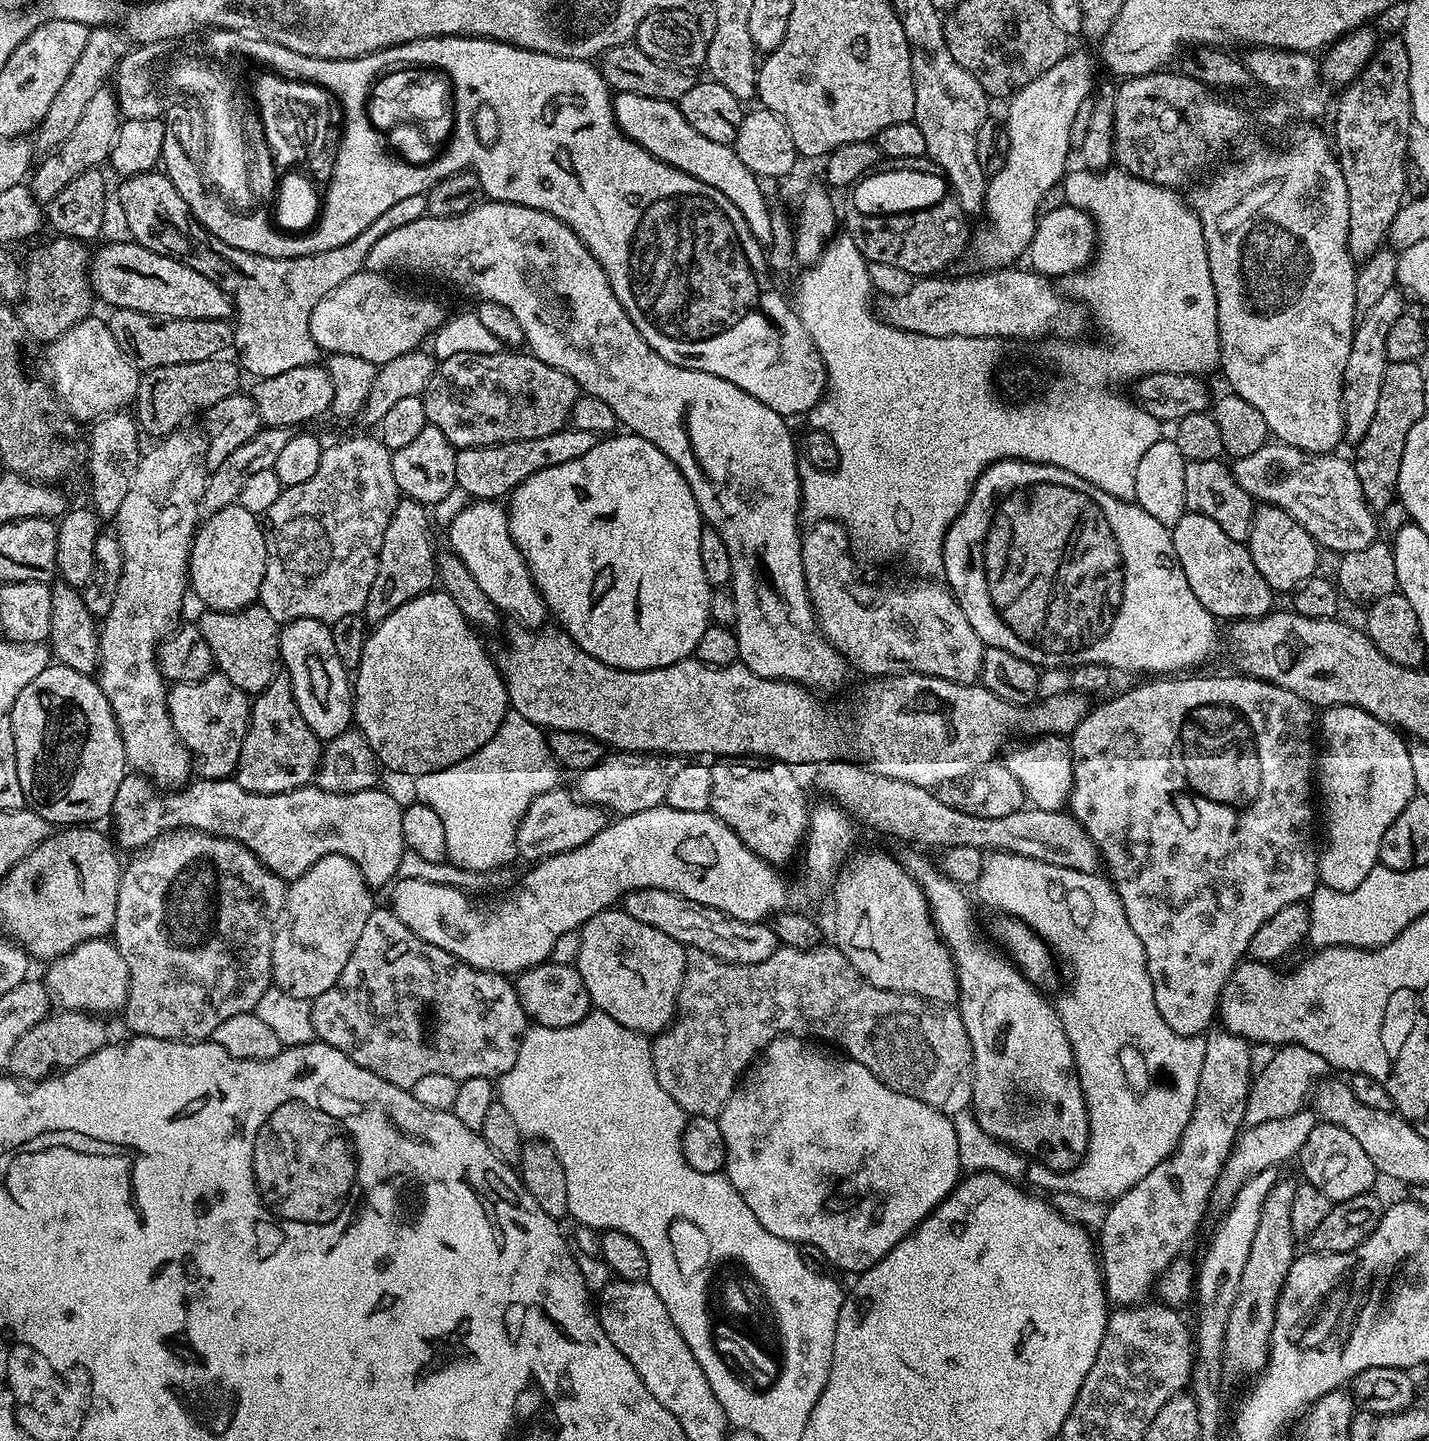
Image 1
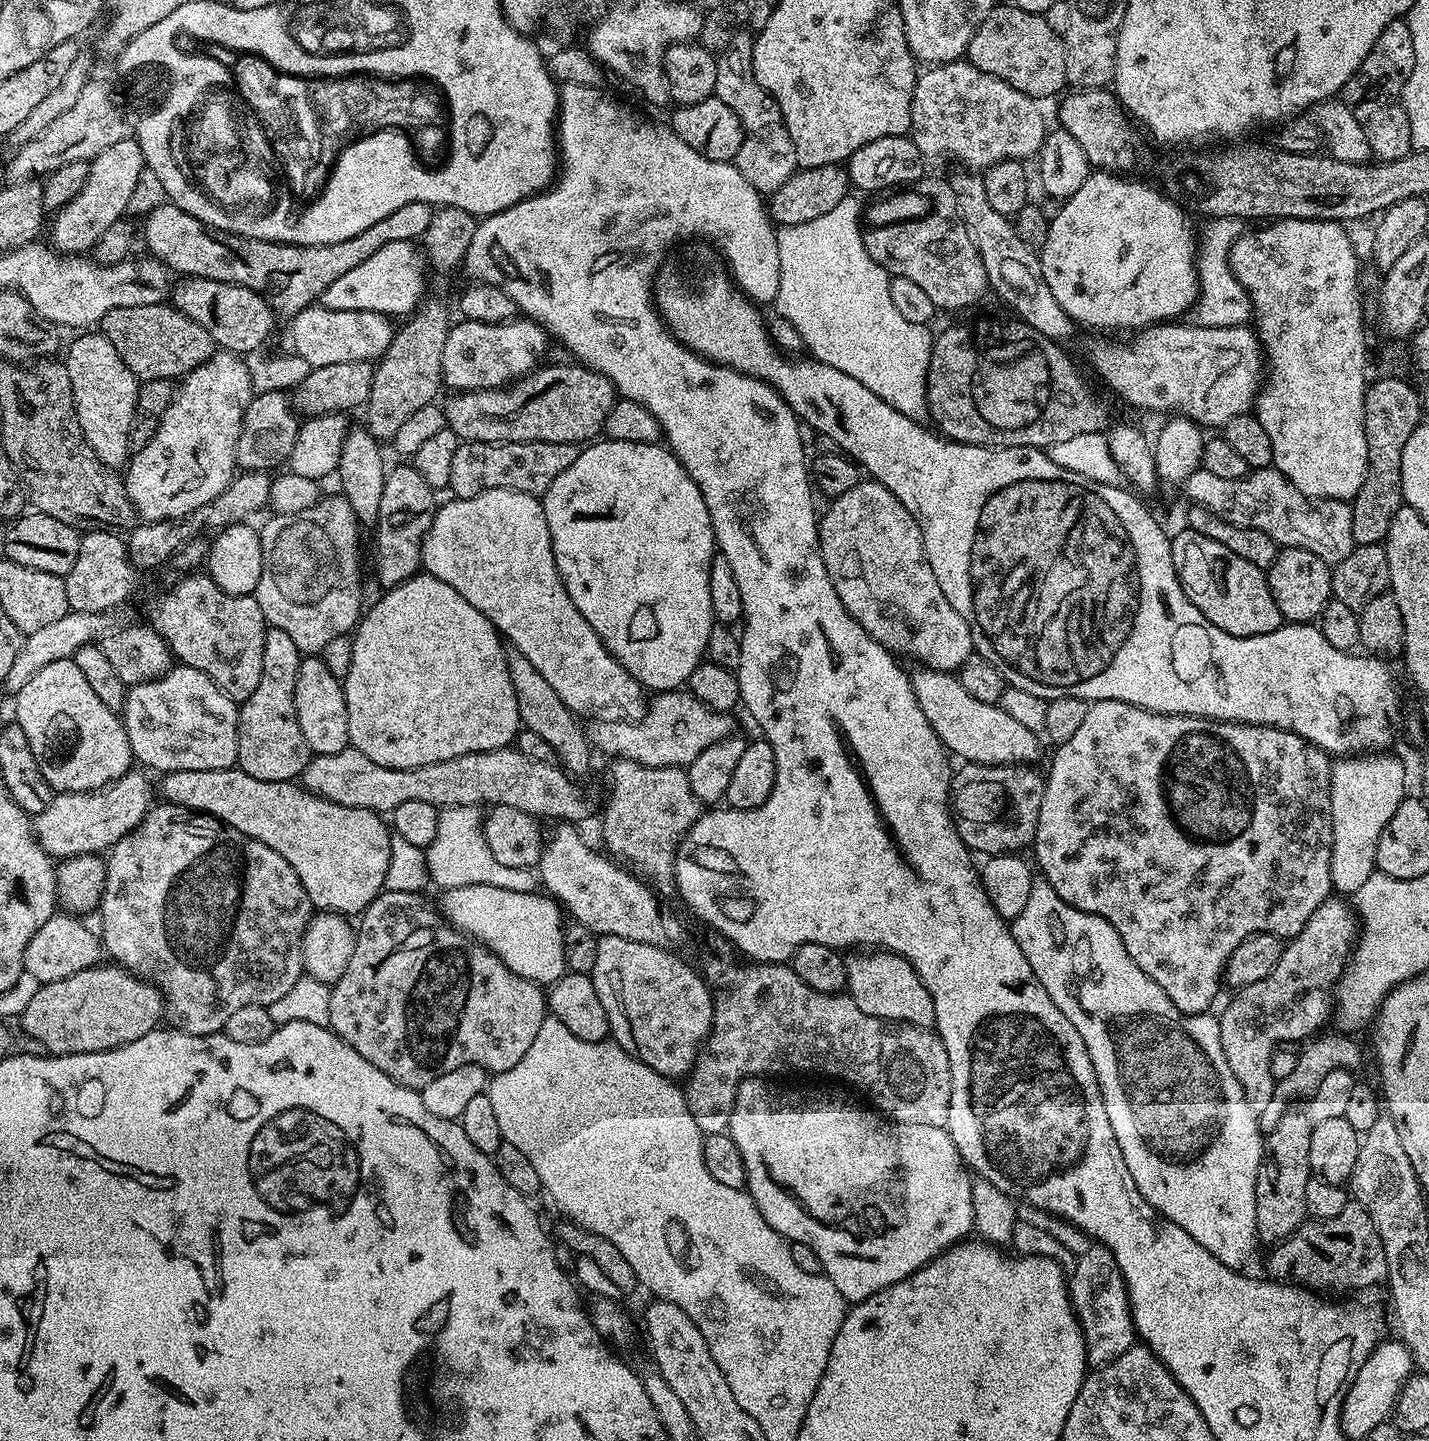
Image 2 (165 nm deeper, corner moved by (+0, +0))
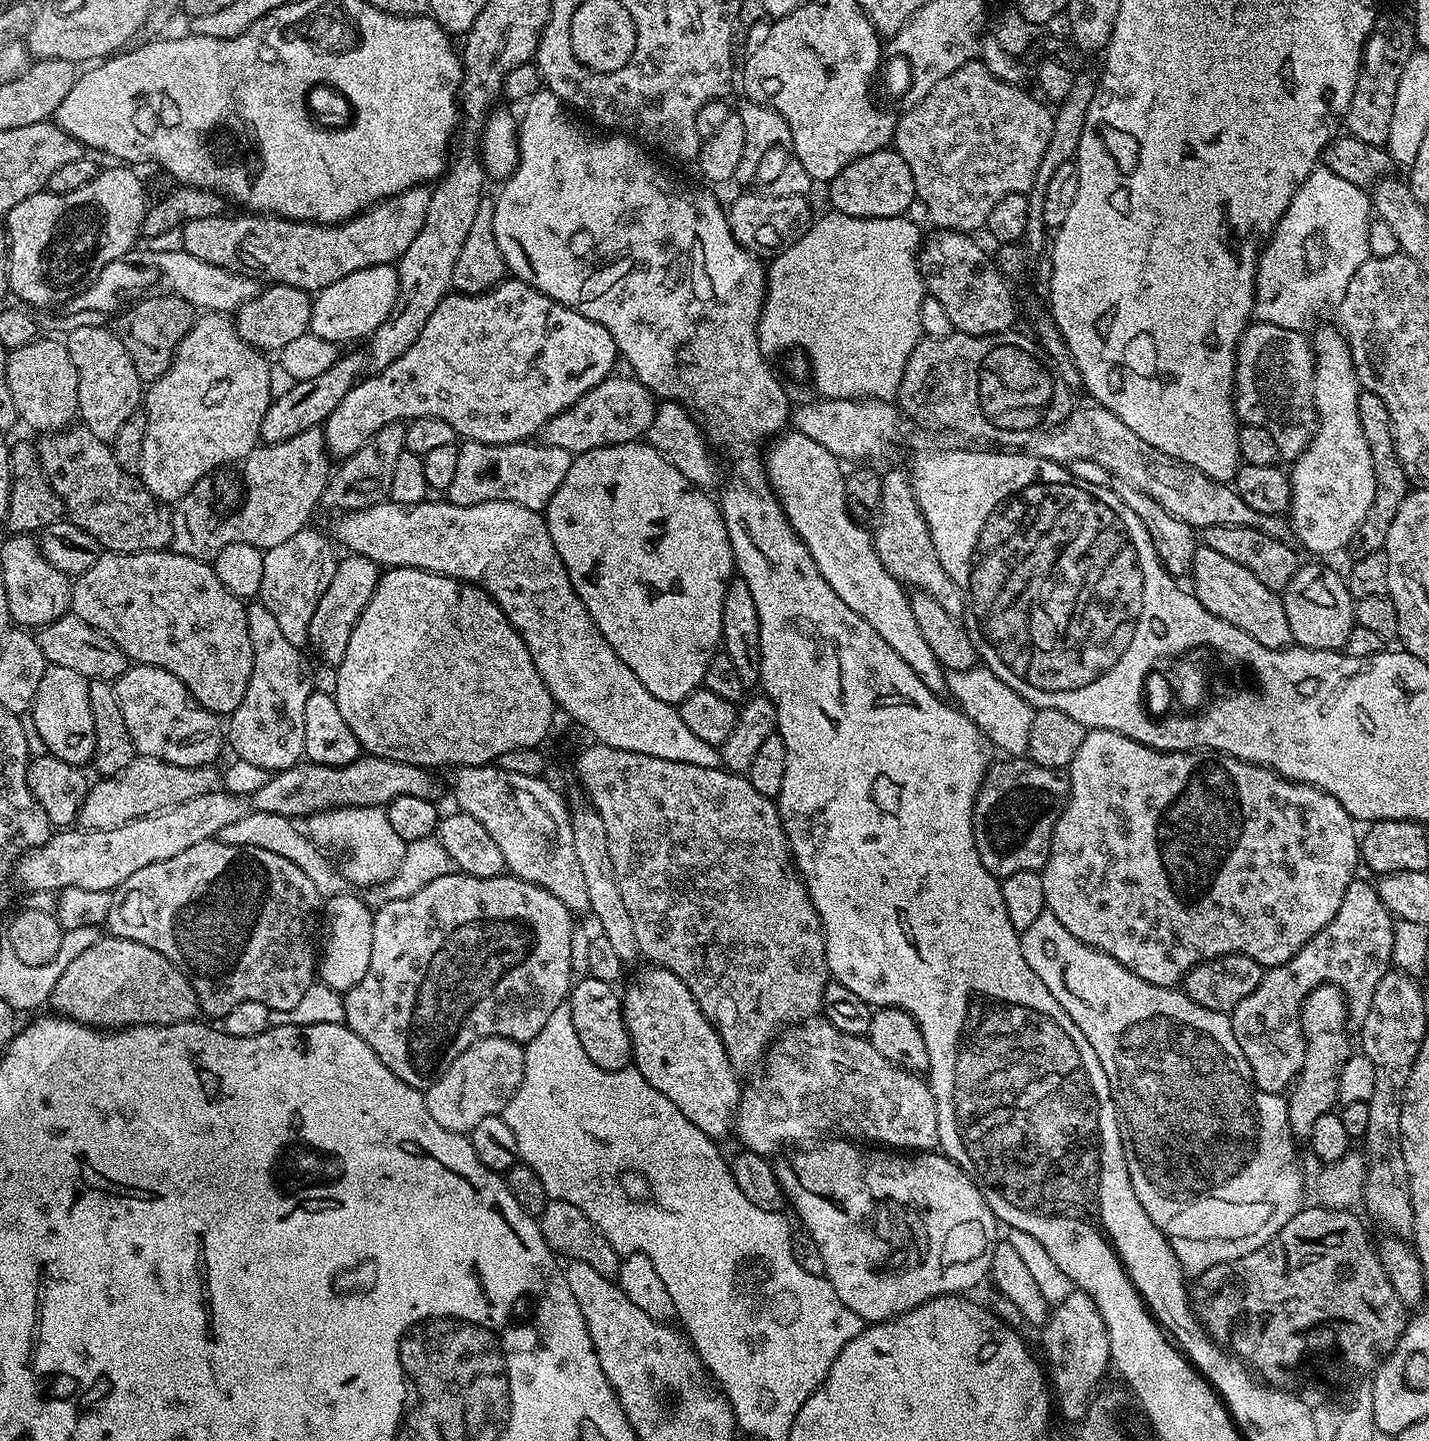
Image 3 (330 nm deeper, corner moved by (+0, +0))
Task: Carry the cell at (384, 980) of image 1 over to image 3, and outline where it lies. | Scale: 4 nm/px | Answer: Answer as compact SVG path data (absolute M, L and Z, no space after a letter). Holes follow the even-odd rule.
M449 870L445 876L434 878L418 894L410 894L410 898L398 898L375 909L372 925L374 926L374 942L370 942L370 966L366 966L366 974L358 986L354 986L349 992L343 993L345 1006L345 1018L349 1030L358 1034L378 1058L395 1074L402 1078L410 1086L426 1090L445 1072L462 1054L462 1050L470 1050L474 1042L478 1042L487 1036L505 1036L511 1040L532 1042L536 1036L552 1020L556 1011L565 1007L566 1001L572 991L574 975L572 976L572 920L574 914L550 890L546 890L537 884L531 884L518 879L511 874L501 874L490 878L478 878L467 876L459 870Z

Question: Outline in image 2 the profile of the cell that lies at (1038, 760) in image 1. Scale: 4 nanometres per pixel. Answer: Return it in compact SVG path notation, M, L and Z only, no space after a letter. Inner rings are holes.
M923 666L917 669L916 673L914 671L911 673L910 679L914 694L918 698L918 706L922 706L922 714L926 714L926 722L930 722L934 734L938 734L938 738L953 757L961 756L961 761L970 764L1007 764L1009 766L1027 764L1032 766L1037 763L1035 760L1040 756L1041 740L1037 733L1026 730L1022 722L1010 718L1010 714L1006 714L1006 710L999 704L978 702L978 698L973 698L962 686L959 675L939 672Z

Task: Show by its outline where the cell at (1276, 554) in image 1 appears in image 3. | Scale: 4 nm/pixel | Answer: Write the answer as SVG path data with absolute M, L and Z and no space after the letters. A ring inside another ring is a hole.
M1301 563L1283 590L1286 622L1290 622L1290 634L1299 647L1335 652L1343 649L1354 627L1354 601L1341 573L1339 576L1334 569L1327 568L1327 563L1312 563L1316 564Z

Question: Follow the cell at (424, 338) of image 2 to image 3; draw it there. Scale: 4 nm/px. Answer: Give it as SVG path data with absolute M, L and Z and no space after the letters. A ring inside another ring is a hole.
M403 423L387 424L378 430L353 456L347 457L340 469L331 473L327 486L324 488L323 507L337 508L337 513L356 512L359 508L369 508L371 504L379 504L391 493L391 482L394 479L394 466L398 462L398 454L406 451L406 427Z

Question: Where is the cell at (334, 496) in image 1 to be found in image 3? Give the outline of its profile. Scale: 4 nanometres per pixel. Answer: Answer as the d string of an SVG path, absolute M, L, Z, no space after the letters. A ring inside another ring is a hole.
M306 526L294 538L286 538L286 542L278 542L278 546L264 552L259 603L274 614L282 635L298 649L308 644L310 618L322 594L326 594L326 586L330 586L330 578L334 578L338 555L333 541L328 540L312 526Z

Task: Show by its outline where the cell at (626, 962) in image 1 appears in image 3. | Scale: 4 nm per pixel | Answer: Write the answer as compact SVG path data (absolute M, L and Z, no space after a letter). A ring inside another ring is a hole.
M655 966L644 967L648 968L642 969L641 972L637 974L636 981L634 981L625 992L622 992L622 1011L624 1021L628 1027L628 1033L630 1034L630 1042L632 1043L632 1064L636 1071L642 1074L642 1078L646 1078L646 1082L650 1082L650 1086L654 1086L654 1090L658 1090L658 1094L670 1098L670 1102L674 1102L674 1106L678 1106L678 1110L682 1110L682 1114L686 1114L686 1118L690 1118L690 1122L694 1122L694 1126L698 1126L698 1130L702 1130L702 1134L713 1138L721 1138L720 1136L724 1136L727 1132L731 1133L733 1131L736 1107L740 1104L742 1084L736 1081L736 1076L738 1076L737 1069L732 1067L730 1058L726 1054L726 1046L722 1042L720 1035L716 1033L716 1025L709 1022L706 1014L702 1014L702 1010L698 1006L694 994L690 994L686 982L682 982L682 978L678 978L678 976L668 968L658 968Z

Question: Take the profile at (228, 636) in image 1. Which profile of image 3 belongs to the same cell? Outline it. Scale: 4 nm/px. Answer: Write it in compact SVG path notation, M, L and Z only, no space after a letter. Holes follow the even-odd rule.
M171 550L158 552L105 551L98 558L98 562L94 562L94 566L90 566L90 570L86 570L80 576L75 577L72 586L70 612L71 615L82 618L82 622L102 630L128 655L132 664L149 664L150 666L158 666L162 670L170 670L170 674L174 674L174 678L178 678L178 682L182 682L182 686L186 686L186 690L190 690L190 694L203 708L216 713L221 718L231 714L238 706L238 702L242 702L242 694L246 694L246 686L250 682L250 674L254 666L254 650L250 646L250 630L246 626L248 609L241 597L230 594L230 590L226 590L226 586L222 586L222 582L218 582L218 574L211 563L195 560L189 556L183 556L181 552Z

